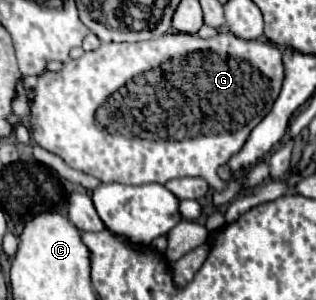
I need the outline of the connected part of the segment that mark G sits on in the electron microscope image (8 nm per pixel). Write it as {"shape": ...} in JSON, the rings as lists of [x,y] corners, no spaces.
{"shape":[[[220,32],[214,38],[202,40],[198,34],[164,34],[160,38],[152,38],[146,42],[122,42],[122,44],[100,44],[100,48],[92,52],[84,52],[78,60],[70,60],[62,66],[60,72],[42,72],[38,76],[38,88],[34,88],[34,98],[30,106],[30,126],[32,126],[32,140],[42,146],[44,150],[60,156],[70,168],[86,172],[100,182],[122,182],[122,184],[148,184],[158,182],[166,184],[172,178],[204,178],[213,189],[222,190],[224,182],[218,178],[218,168],[226,164],[234,154],[238,154],[248,140],[254,126],[258,126],[264,116],[270,112],[274,100],[280,94],[280,86],[284,80],[284,68],[282,68],[282,51],[272,42],[262,40],[242,40],[230,32]]]}

